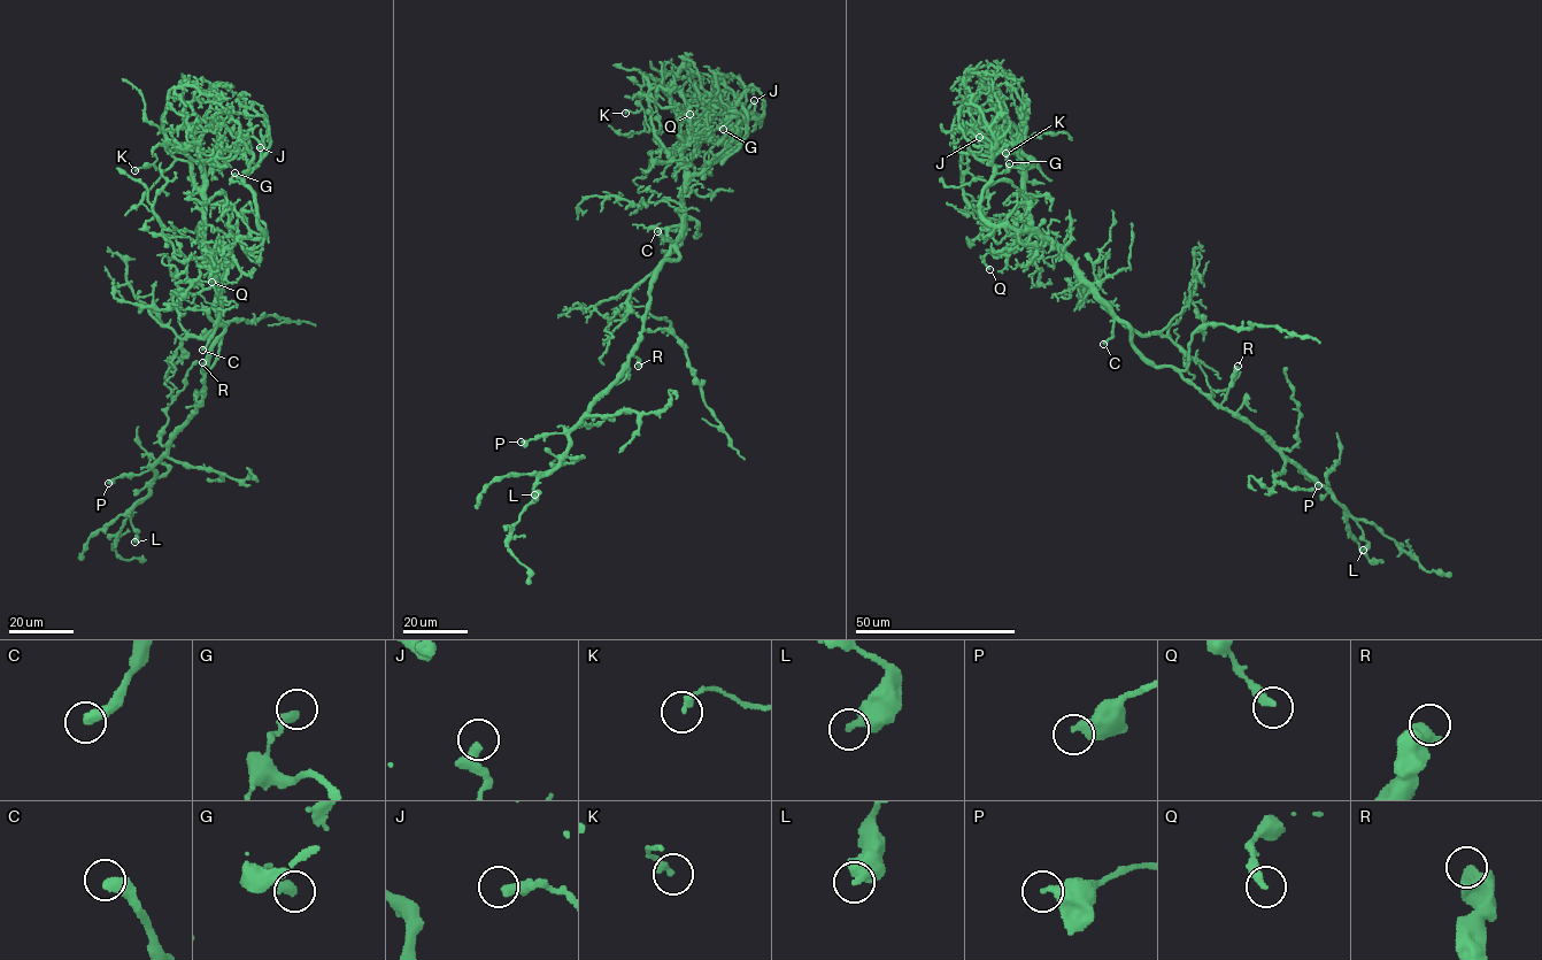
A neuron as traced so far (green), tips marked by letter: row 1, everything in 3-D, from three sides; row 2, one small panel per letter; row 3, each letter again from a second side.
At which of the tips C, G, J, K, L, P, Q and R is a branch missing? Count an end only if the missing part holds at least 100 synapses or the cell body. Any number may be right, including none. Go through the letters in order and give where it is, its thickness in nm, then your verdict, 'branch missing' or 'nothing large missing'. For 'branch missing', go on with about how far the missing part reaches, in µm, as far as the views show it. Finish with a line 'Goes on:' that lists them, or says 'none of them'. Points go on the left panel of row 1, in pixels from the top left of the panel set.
C: place (202, 350); calibre 400 nm; branch missing; missing 45 µm
G: place (234, 173); calibre 320 nm; nothing large missing
J: place (260, 147); calibre 400 nm; nothing large missing
K: place (135, 170); calibre 240 nm; nothing large missing
L: place (135, 542); calibre 480 nm; nothing large missing
P: place (108, 483); calibre 360 nm; nothing large missing
Q: place (211, 282); calibre 360 nm; nothing large missing
R: place (202, 362); calibre 700 nm; nothing large missing
Goes on: C

